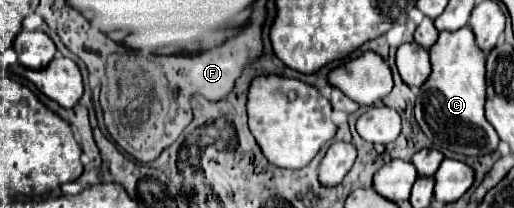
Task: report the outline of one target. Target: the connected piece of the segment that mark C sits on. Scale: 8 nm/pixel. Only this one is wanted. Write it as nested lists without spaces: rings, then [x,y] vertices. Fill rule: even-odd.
[[[464,25],[458,31],[440,31],[436,43],[430,49],[430,61],[432,73],[424,87],[418,89],[414,107],[418,125],[426,137],[432,139],[434,147],[450,149],[462,155],[482,155],[496,151],[498,135],[484,117],[486,55],[480,51],[480,47],[476,47],[470,25]]]

